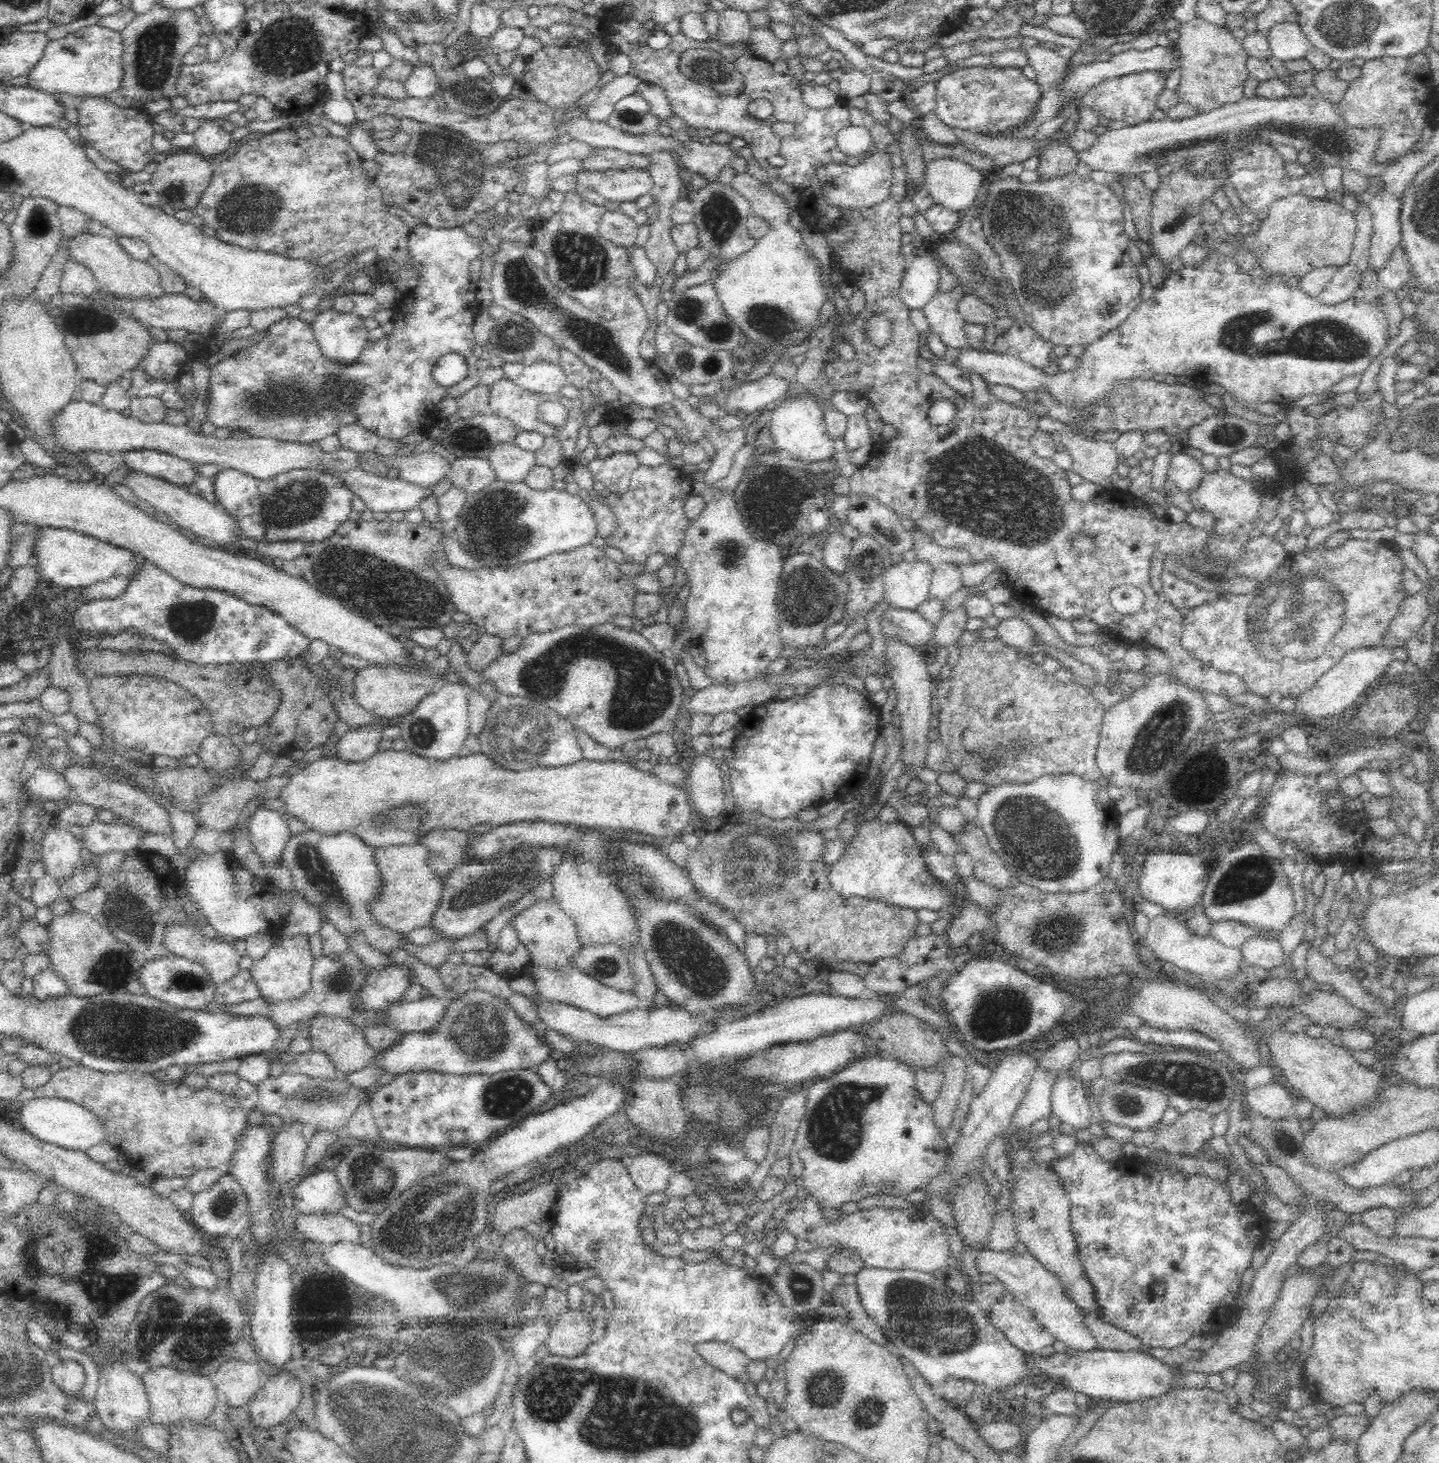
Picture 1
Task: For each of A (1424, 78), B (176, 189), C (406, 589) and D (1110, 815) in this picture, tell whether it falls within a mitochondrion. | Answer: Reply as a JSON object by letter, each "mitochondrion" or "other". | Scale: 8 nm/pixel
{"A":"other","B":"mitochondrion","C":"mitochondrion","D":"other"}

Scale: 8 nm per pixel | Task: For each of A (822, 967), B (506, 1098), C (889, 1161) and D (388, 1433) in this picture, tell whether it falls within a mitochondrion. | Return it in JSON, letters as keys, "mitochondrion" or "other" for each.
{"A":"other","B":"mitochondrion","C":"other","D":"mitochondrion"}

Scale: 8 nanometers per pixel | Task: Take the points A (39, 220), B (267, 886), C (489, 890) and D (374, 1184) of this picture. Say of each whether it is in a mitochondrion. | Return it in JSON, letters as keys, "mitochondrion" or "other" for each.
{"A":"mitochondrion","B":"other","C":"mitochondrion","D":"mitochondrion"}

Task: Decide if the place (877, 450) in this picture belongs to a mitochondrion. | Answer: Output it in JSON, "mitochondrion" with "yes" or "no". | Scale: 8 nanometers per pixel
{"mitochondrion":"no"}

